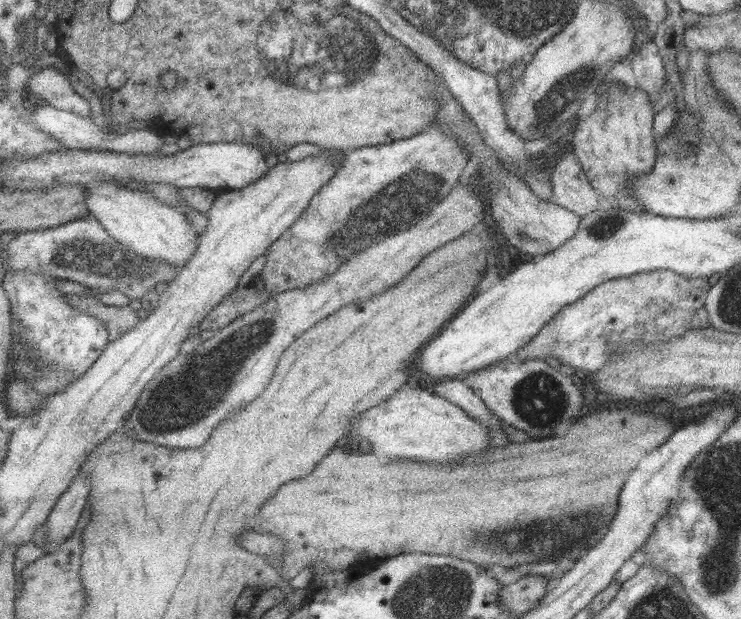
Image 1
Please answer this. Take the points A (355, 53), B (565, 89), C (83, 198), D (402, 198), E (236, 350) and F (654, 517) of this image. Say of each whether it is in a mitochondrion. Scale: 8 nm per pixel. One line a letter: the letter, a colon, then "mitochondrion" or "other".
A: mitochondrion
B: mitochondrion
C: other
D: mitochondrion
E: mitochondrion
F: other

